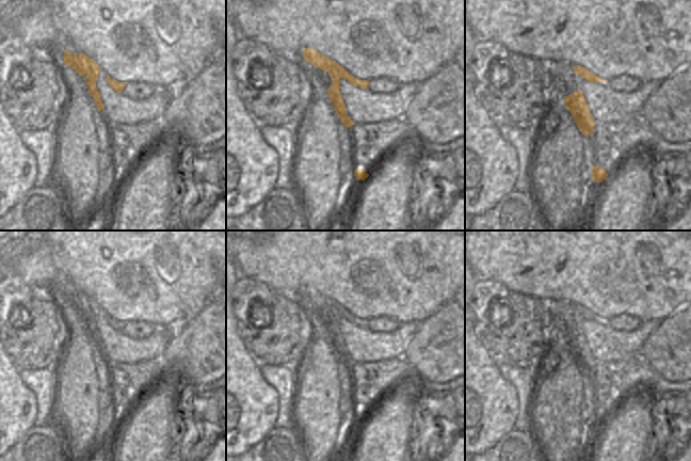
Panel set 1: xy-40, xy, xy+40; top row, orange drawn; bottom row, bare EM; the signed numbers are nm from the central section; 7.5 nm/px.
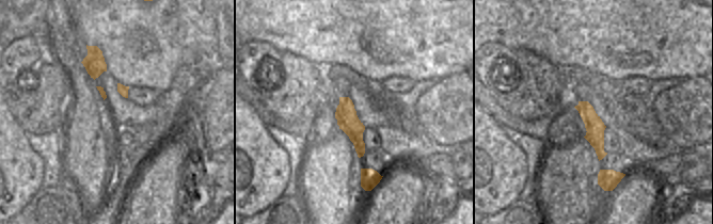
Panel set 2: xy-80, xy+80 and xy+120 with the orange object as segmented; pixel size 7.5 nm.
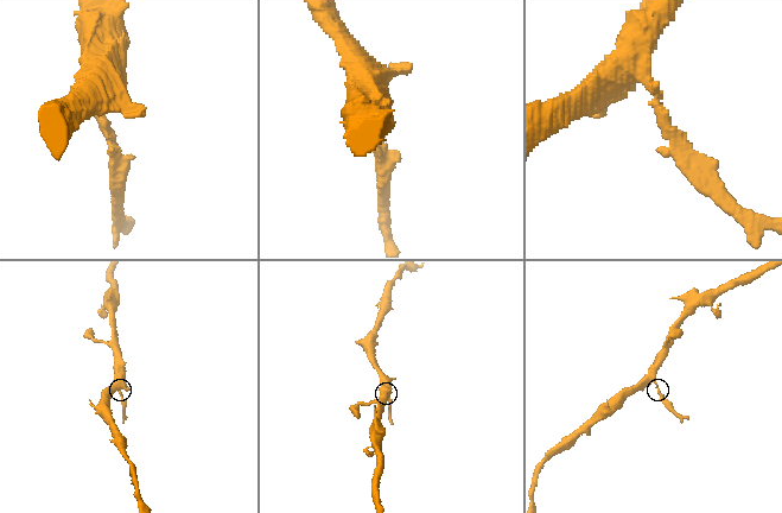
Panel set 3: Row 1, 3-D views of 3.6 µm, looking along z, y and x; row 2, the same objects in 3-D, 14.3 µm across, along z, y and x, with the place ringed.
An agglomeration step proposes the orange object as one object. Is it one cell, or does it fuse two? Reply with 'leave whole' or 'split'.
split

